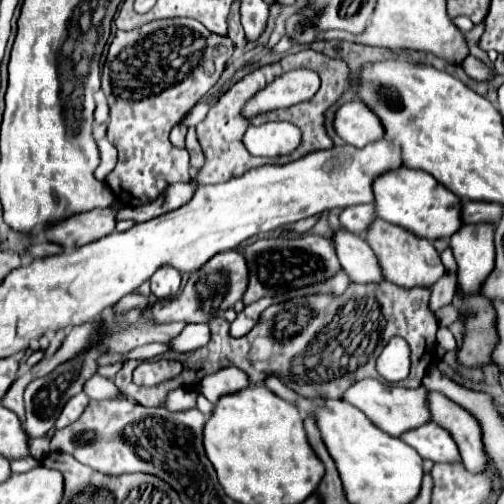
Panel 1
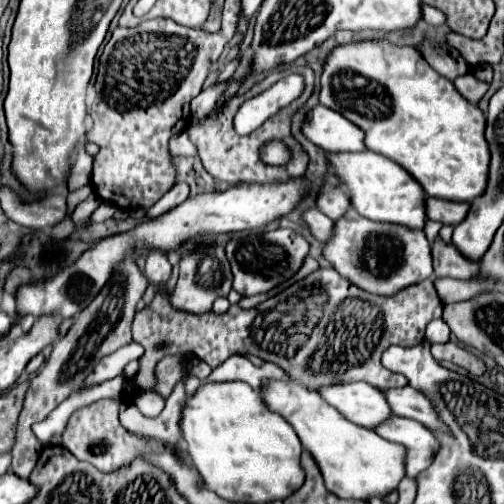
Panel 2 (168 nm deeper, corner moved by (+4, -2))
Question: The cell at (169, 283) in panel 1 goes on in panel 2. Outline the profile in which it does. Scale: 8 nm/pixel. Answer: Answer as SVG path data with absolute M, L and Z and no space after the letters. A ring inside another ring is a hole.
M154 251L148 255L144 275L150 279L150 283L154 283L156 287L162 287L168 283L170 273L172 273L172 265L162 251Z

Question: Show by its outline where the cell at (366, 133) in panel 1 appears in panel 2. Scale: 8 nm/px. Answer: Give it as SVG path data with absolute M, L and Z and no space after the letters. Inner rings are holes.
M316 105L304 125L302 133L308 141L324 149L326 153L338 153L338 151L364 151L364 133L348 119L340 117L340 113Z

